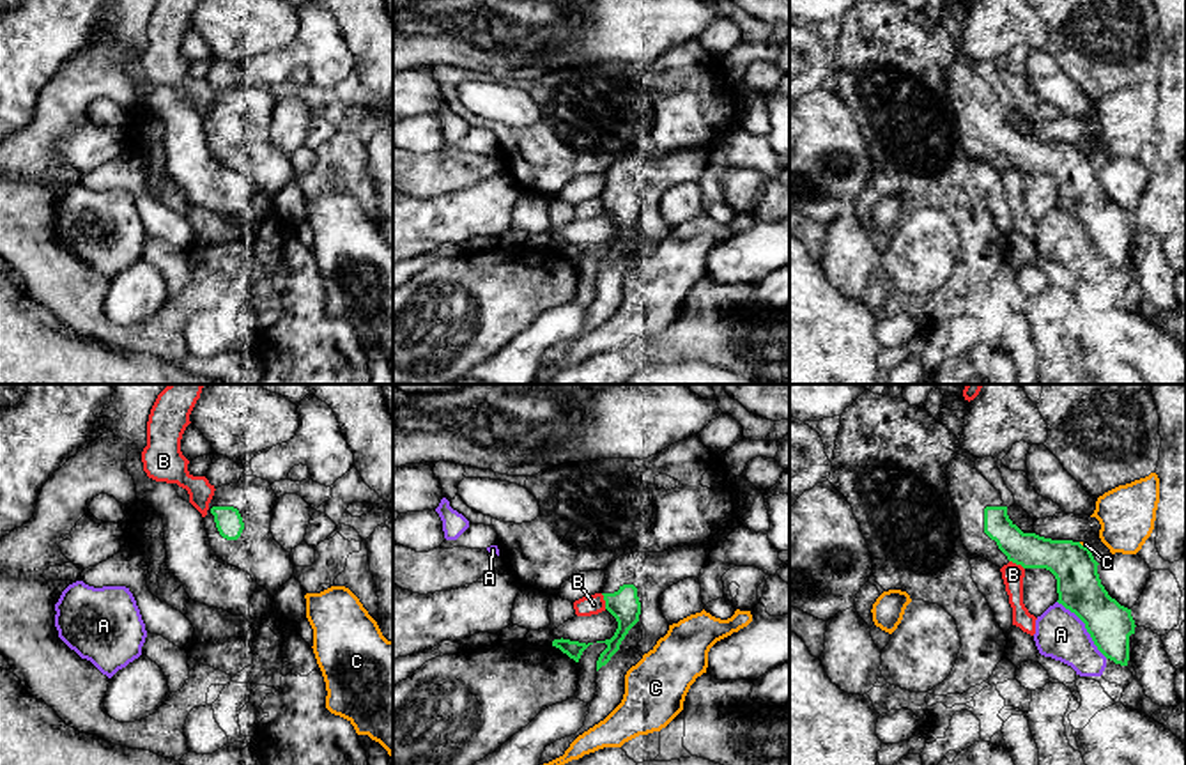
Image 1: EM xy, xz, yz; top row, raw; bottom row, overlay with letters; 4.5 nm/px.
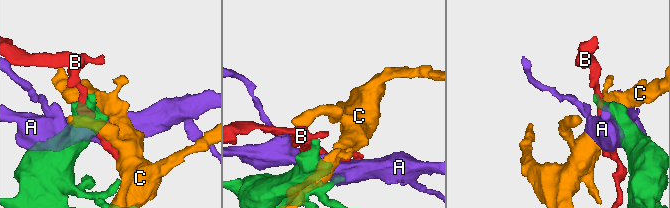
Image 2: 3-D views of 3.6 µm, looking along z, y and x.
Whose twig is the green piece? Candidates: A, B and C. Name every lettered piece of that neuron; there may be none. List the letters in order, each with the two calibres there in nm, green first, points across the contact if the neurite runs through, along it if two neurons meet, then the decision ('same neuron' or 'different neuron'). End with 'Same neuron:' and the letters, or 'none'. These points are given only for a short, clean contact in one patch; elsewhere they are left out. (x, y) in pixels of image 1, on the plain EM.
A: 200/220 nm | different neuron
B: 140/90 nm | along xz (600, 197), (606, 211) | different neuron
C: 200/20 nm | different neuron
Same neuron: none

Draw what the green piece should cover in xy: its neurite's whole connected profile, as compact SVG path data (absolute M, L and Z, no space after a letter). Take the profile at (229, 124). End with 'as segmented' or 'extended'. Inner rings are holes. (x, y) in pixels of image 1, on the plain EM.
M244 78L237 87L221 89L214 94L207 119L204 120L209 145L216 159L248 175L258 189L269 195L271 202L274 202L278 193L294 177L290 156L287 156L271 136L276 103L267 83Z; extended

